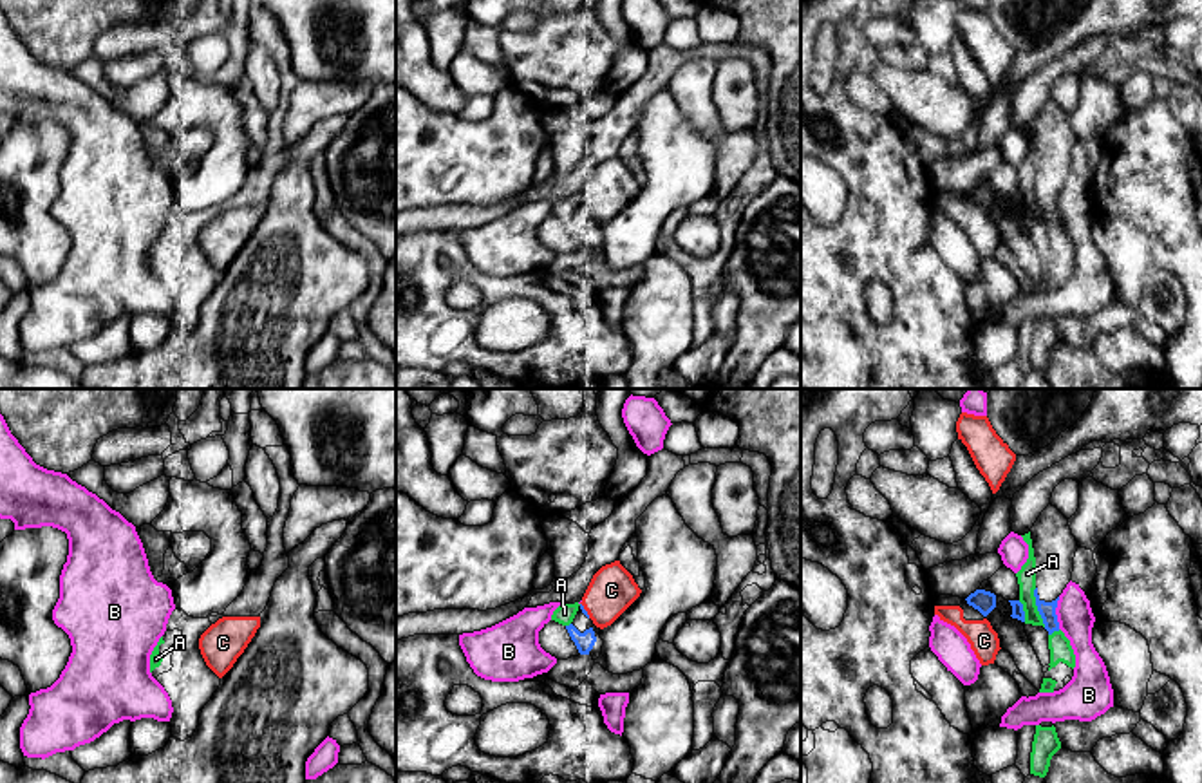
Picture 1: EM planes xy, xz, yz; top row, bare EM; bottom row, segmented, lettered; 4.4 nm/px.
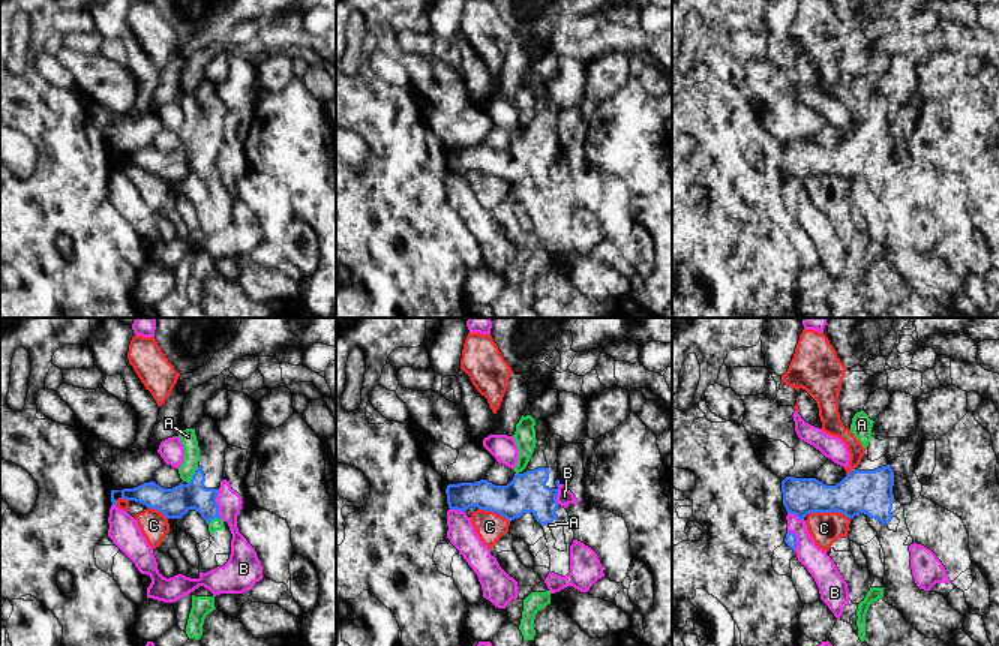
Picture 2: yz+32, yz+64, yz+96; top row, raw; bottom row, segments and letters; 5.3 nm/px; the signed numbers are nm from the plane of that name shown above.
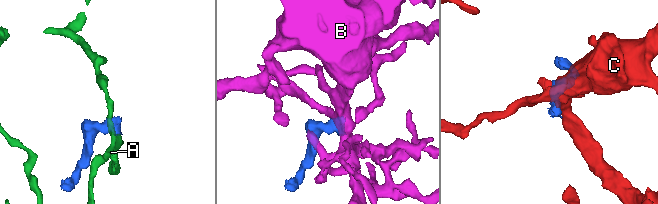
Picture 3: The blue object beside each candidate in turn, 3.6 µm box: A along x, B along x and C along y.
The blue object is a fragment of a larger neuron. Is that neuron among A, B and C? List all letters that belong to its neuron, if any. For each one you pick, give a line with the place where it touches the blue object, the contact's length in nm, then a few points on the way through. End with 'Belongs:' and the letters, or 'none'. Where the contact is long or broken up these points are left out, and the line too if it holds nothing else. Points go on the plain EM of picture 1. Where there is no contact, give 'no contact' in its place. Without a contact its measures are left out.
Belongs: none

